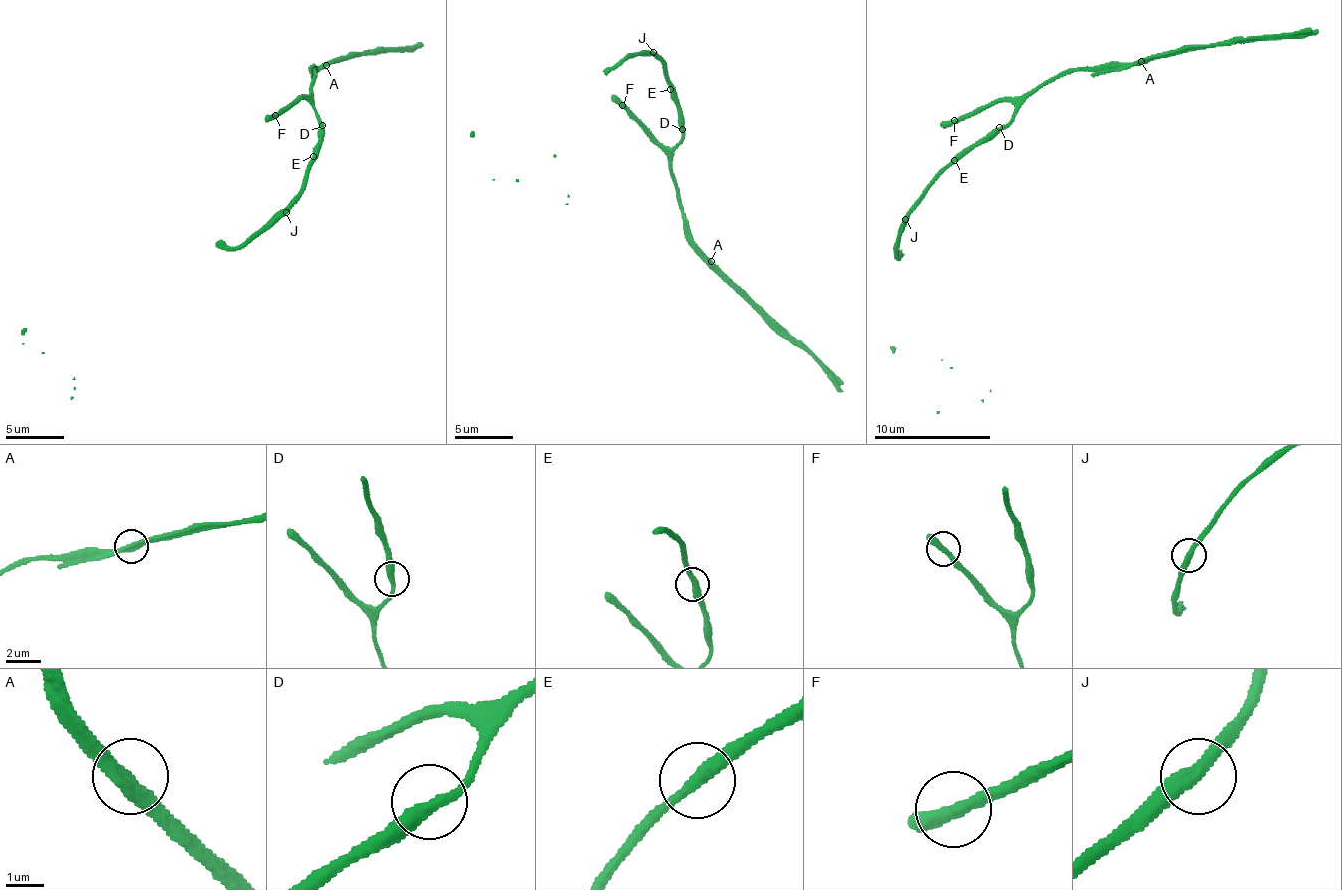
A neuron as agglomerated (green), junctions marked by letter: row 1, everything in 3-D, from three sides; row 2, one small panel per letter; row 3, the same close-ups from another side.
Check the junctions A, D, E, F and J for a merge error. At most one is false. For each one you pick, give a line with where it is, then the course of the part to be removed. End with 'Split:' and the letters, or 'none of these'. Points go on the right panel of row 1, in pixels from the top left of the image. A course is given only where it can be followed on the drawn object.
A: place (1141, 61); course (1140, 60), (1184, 48), (1282, 37), (1310, 27)
Split: A

